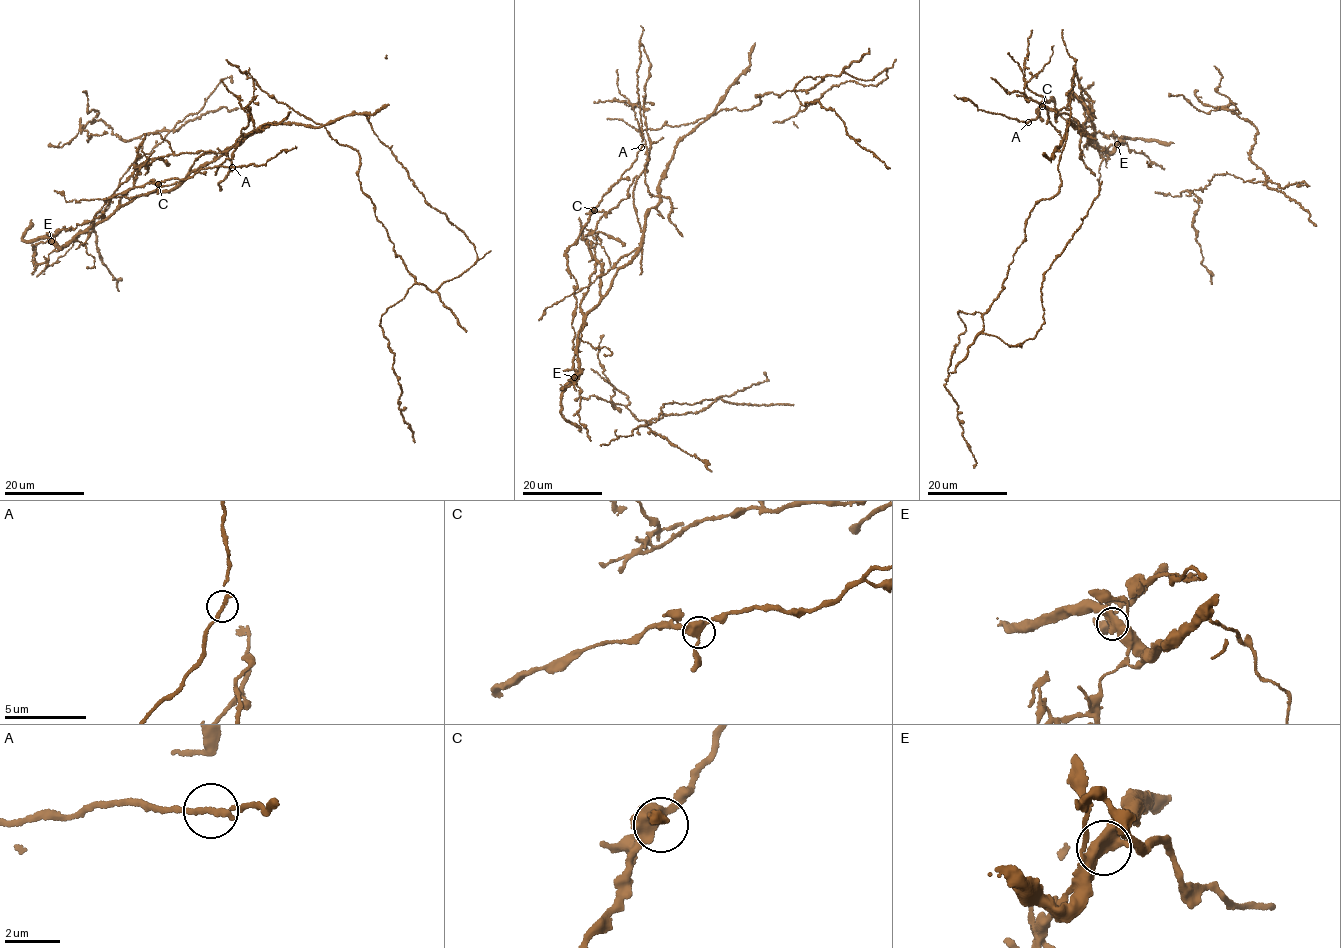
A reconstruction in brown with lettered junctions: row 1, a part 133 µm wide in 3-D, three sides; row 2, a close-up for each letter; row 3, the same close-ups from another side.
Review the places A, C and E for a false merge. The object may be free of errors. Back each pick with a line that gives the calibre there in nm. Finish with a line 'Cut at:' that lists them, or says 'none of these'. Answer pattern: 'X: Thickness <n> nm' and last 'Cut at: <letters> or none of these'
E: Thickness 400 nm
Cut at: E

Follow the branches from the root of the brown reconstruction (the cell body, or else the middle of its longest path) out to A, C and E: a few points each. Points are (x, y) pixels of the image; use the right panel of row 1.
A: (1085, 134), (1087, 142), (1094, 134), (1087, 137), (1113, 152), (1114, 137), (1068, 121), (1053, 98), (1028, 122)
C: (1085, 134), (1087, 142), (1094, 134), (1087, 137), (1113, 152), (1114, 137), (1068, 121), (1053, 98), (1042, 106)
E: (1085, 134), (1088, 143), (1088, 134), (1094, 134), (1087, 137), (1109, 152), (1114, 152), (1118, 144)

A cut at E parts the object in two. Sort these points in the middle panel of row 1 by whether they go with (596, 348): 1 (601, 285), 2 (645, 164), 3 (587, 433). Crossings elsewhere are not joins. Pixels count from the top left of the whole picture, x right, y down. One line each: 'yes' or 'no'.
1: yes
2: yes
3: no

